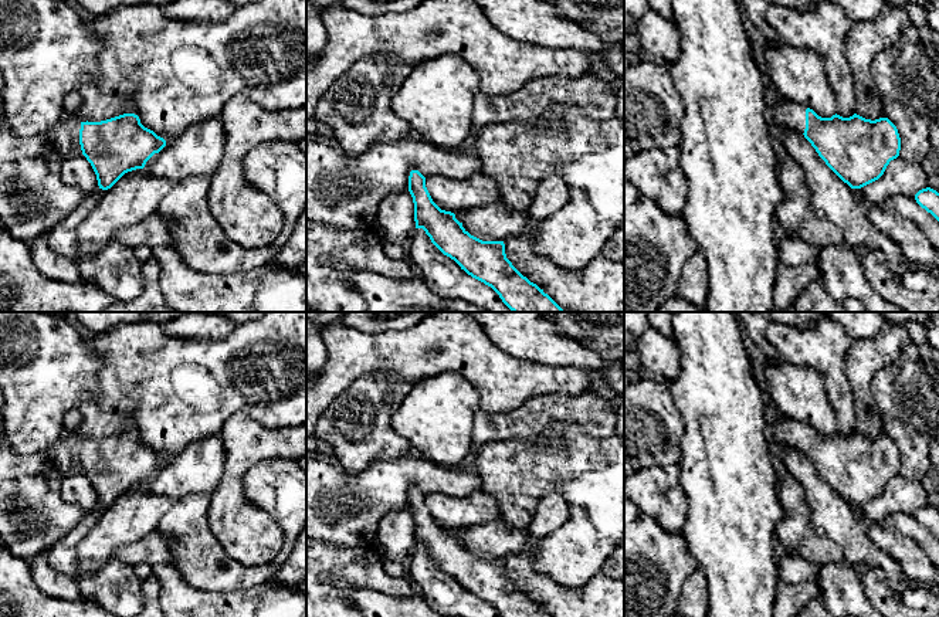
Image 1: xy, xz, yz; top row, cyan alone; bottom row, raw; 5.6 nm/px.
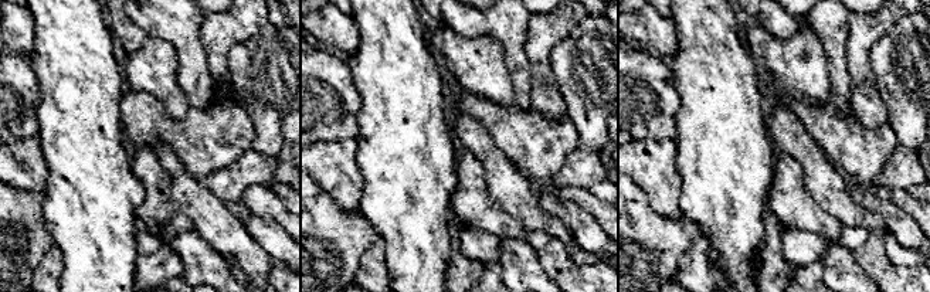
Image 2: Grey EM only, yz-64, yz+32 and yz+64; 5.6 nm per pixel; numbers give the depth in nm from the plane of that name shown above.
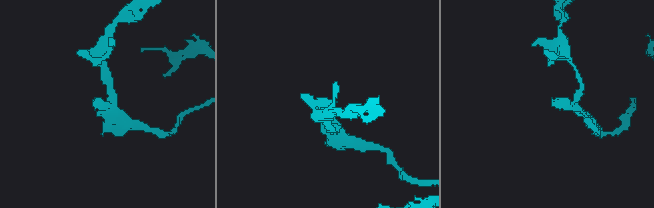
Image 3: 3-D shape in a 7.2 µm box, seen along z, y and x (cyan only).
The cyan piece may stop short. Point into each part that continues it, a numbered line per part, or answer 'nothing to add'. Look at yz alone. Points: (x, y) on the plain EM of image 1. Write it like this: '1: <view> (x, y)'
1: yz (787, 431)

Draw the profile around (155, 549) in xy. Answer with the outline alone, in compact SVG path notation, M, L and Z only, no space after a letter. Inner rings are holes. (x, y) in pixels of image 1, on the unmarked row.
M157 529L146 538L133 543L128 543L115 550L113 559L118 559L130 567L140 563L148 563L152 567L156 565L174 565L173 557L174 540L163 536Z

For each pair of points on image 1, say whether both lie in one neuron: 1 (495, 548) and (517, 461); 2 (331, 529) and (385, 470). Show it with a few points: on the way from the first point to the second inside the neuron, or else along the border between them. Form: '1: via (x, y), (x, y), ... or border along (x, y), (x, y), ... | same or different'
1: border along (498, 517), (509, 525), (526, 526) | different
2: via (341, 515), (370, 485) | same

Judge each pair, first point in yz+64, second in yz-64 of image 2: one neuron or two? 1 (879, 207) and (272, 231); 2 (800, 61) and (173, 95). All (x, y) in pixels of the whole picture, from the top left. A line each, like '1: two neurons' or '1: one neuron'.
1: one neuron
2: one neuron

